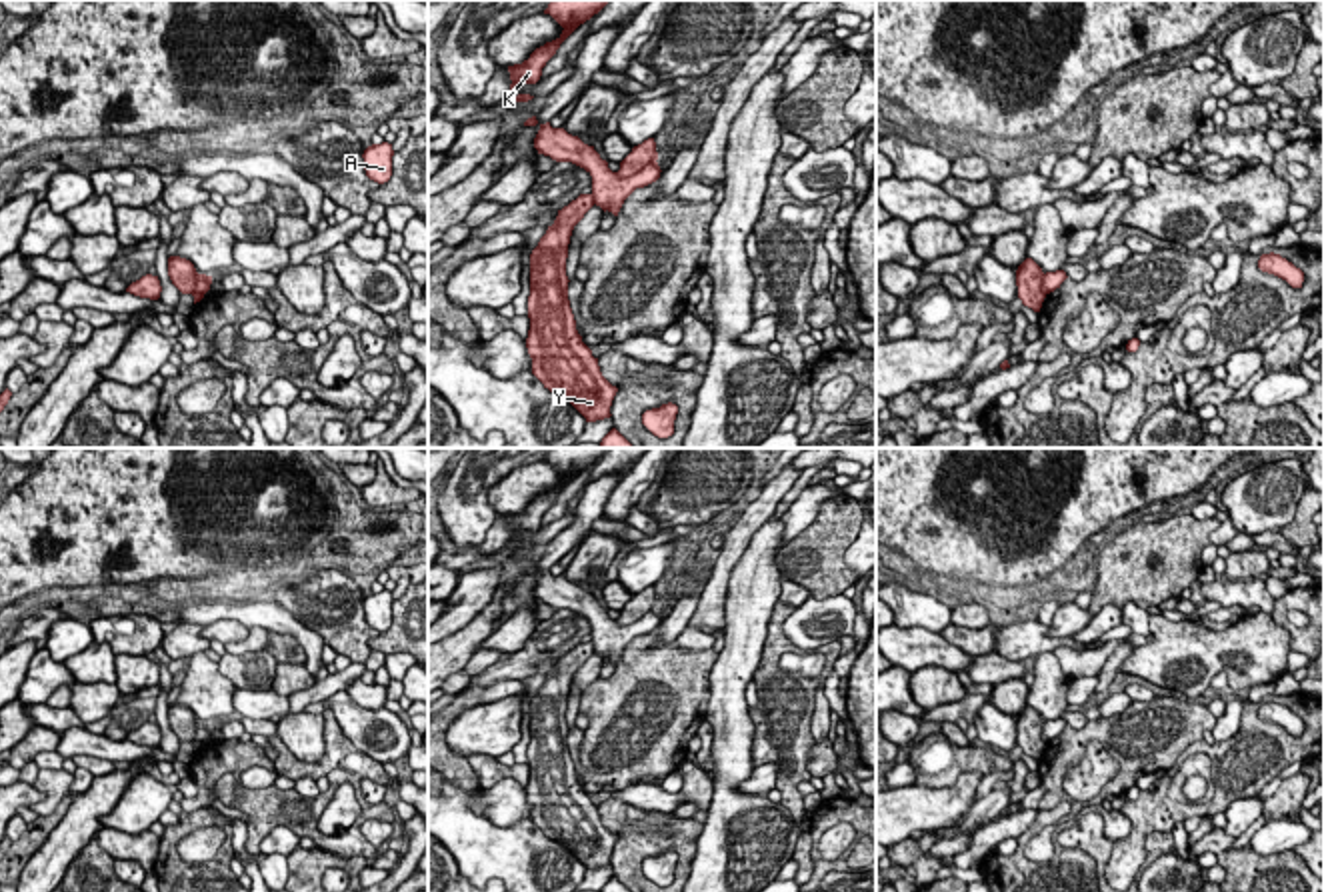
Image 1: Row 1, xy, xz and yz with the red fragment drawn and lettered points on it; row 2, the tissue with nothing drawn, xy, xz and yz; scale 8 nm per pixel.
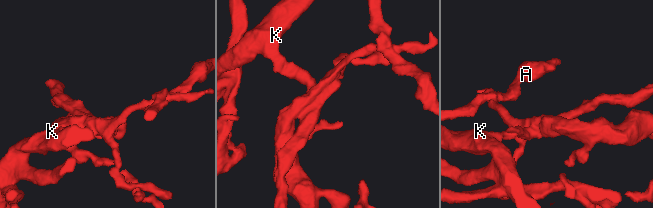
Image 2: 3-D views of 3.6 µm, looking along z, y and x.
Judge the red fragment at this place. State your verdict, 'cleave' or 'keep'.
cleave

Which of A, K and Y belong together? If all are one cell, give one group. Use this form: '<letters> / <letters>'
A K / Y

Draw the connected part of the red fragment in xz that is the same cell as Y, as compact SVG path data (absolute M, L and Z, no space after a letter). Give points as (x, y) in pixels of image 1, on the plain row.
M580 642L558 664L530 702L530 778L526 796L532 822L586 870L610 866L618 840L600 820L598 806L582 790L568 748L566 706L574 674L594 654L592 642Z

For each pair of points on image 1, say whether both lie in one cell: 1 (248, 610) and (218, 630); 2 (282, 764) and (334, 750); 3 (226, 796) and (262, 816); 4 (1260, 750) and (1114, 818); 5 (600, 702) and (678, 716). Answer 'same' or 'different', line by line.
1: different
2: same
3: same
4: different
5: same

